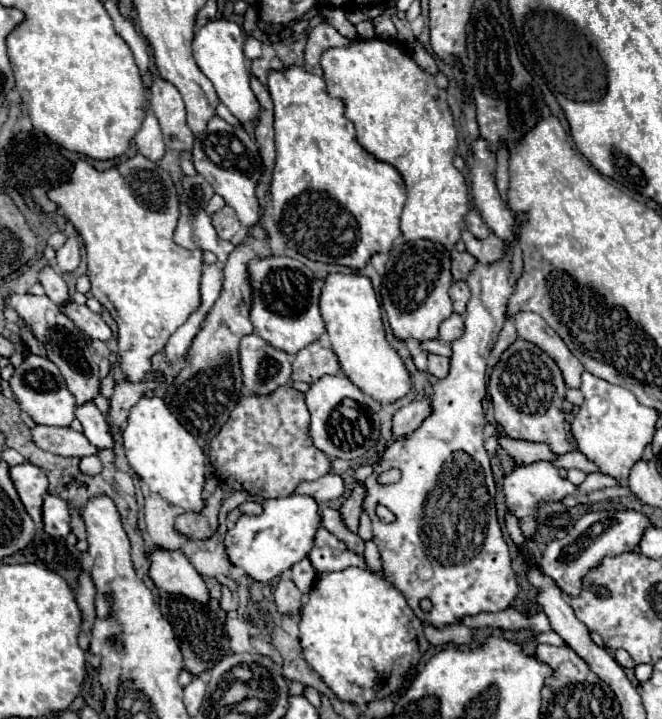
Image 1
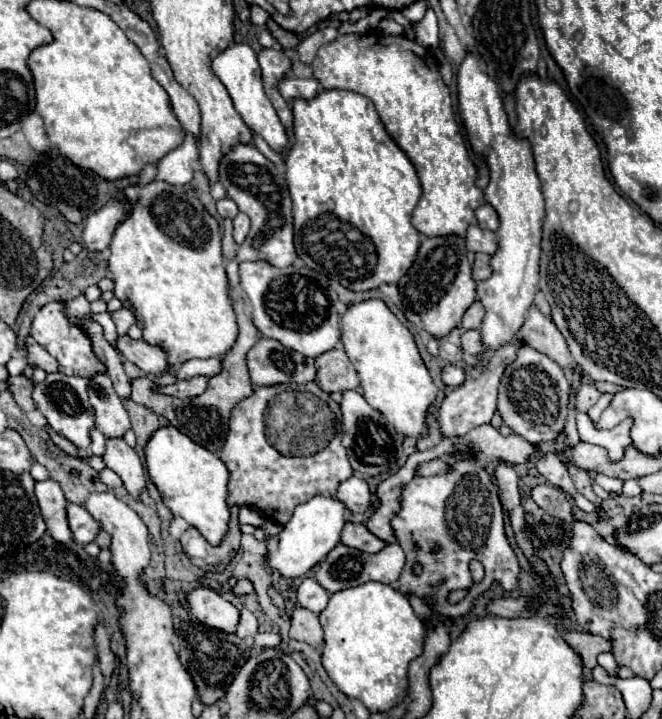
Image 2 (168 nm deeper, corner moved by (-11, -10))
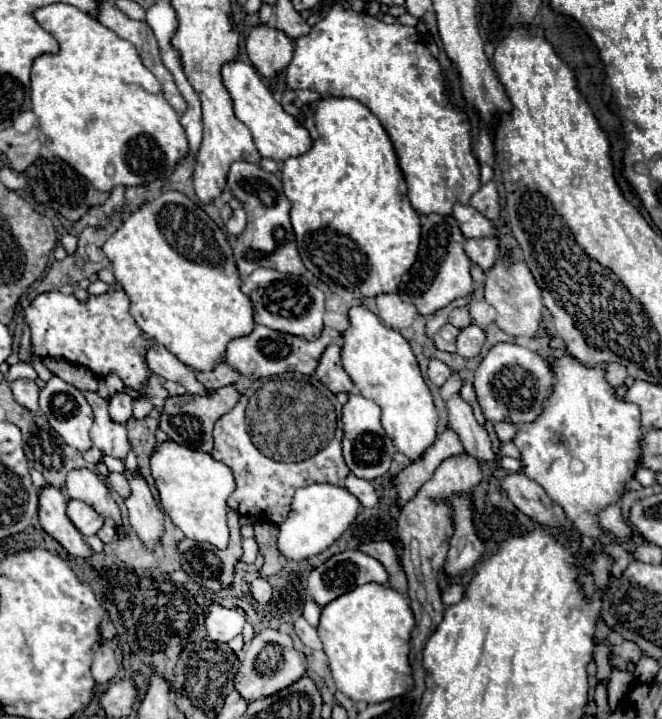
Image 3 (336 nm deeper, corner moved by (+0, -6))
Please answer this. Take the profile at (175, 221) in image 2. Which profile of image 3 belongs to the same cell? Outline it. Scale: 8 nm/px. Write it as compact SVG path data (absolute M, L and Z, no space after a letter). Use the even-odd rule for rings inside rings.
M170 190L162 192L156 200L142 204L104 242L102 250L112 262L116 282L120 282L130 298L130 314L138 328L154 342L164 344L168 352L180 356L180 362L190 368L212 370L222 360L226 344L232 338L252 332L252 302L240 290L232 248L214 220L188 196Z

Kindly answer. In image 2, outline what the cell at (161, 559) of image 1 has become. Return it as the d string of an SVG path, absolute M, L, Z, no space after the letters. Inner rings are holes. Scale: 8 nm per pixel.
M195 588L189 594L189 606L193 616L197 618L199 624L205 624L209 628L235 634L237 624L239 624L239 608L221 598L217 592L211 588Z

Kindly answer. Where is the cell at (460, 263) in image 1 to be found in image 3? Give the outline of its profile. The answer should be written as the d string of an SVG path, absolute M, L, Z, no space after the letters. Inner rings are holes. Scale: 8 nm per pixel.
M494 236L488 238L470 238L464 244L464 252L468 252L468 258L472 260L472 264L478 264L484 272L488 272L492 268L492 264L498 260L498 242Z

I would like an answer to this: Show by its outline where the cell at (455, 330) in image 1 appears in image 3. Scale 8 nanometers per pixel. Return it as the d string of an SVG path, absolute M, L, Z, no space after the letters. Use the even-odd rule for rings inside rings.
M470 324L470 326L462 328L460 334L458 334L458 338L456 338L458 354L464 356L464 358L472 358L472 356L480 354L484 338L486 338L484 332L476 324Z

